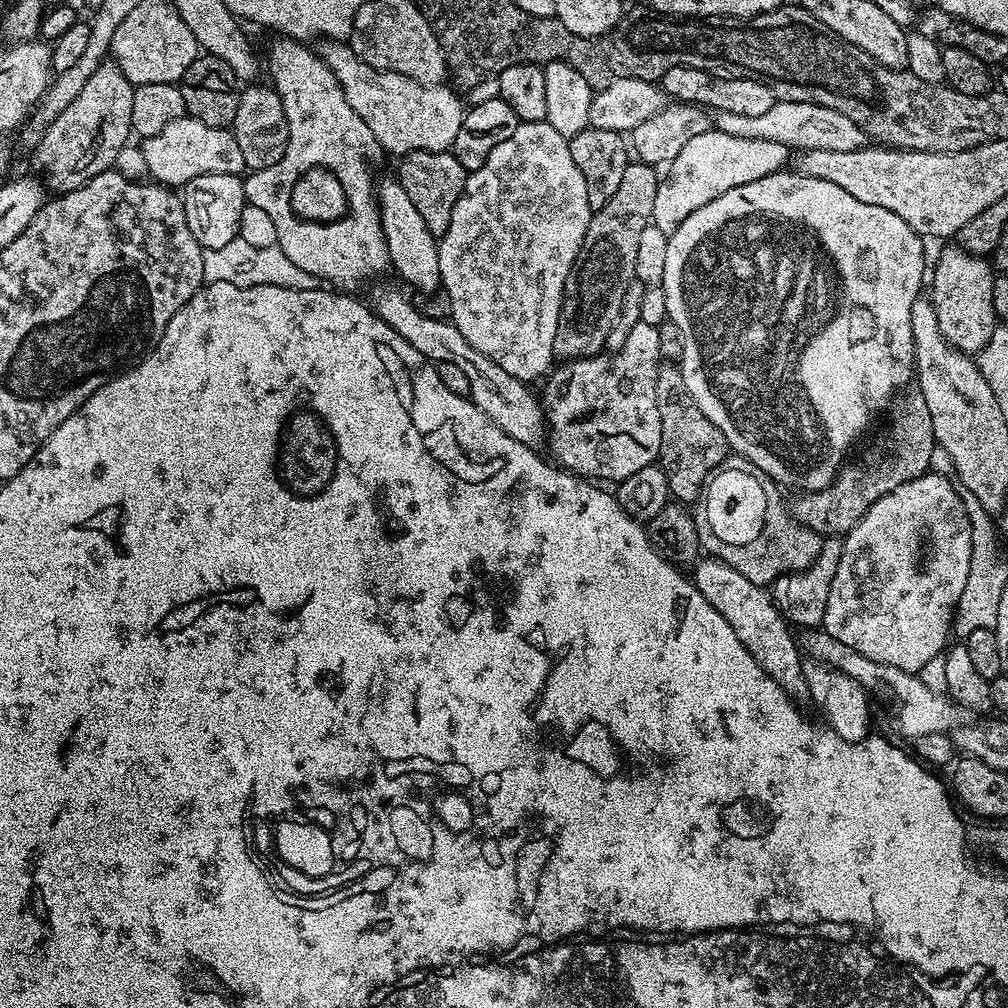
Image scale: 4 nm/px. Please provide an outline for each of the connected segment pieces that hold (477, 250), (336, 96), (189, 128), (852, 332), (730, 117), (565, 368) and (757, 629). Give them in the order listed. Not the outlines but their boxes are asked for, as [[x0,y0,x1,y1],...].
[[438,122,593,382],[243,38,390,294],[139,114,245,186],[662,170,926,492],[714,99,870,150],[542,318,662,482],[694,558,809,701]]

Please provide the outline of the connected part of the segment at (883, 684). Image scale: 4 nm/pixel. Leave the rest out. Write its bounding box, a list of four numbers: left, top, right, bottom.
[802,630,957,738]

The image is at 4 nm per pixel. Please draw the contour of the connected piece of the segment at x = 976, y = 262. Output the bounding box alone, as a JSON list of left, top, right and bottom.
[930,246,998,354]

